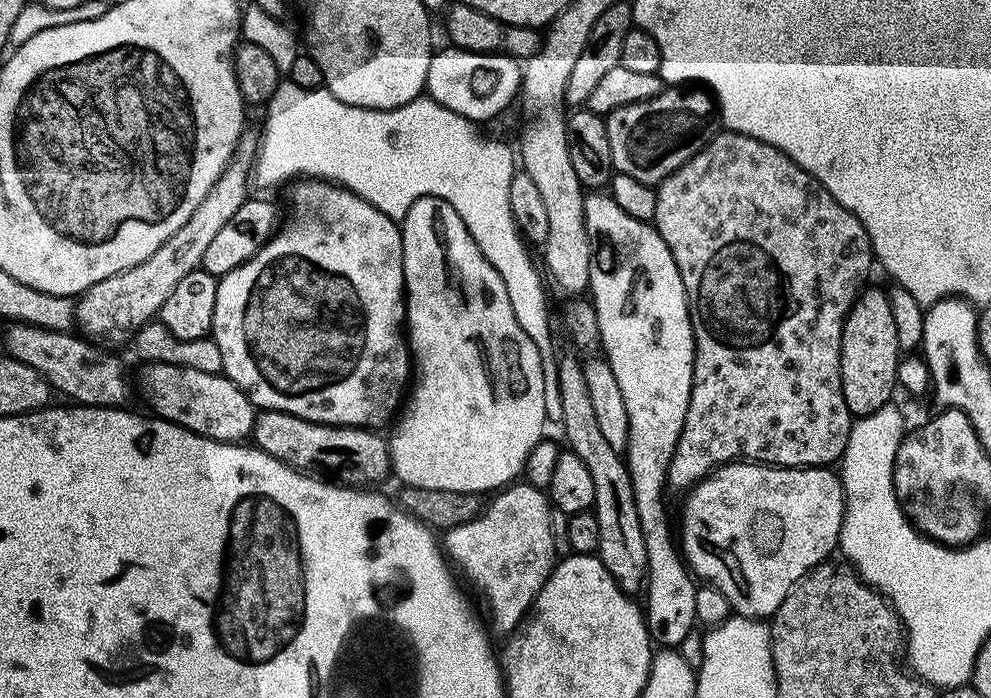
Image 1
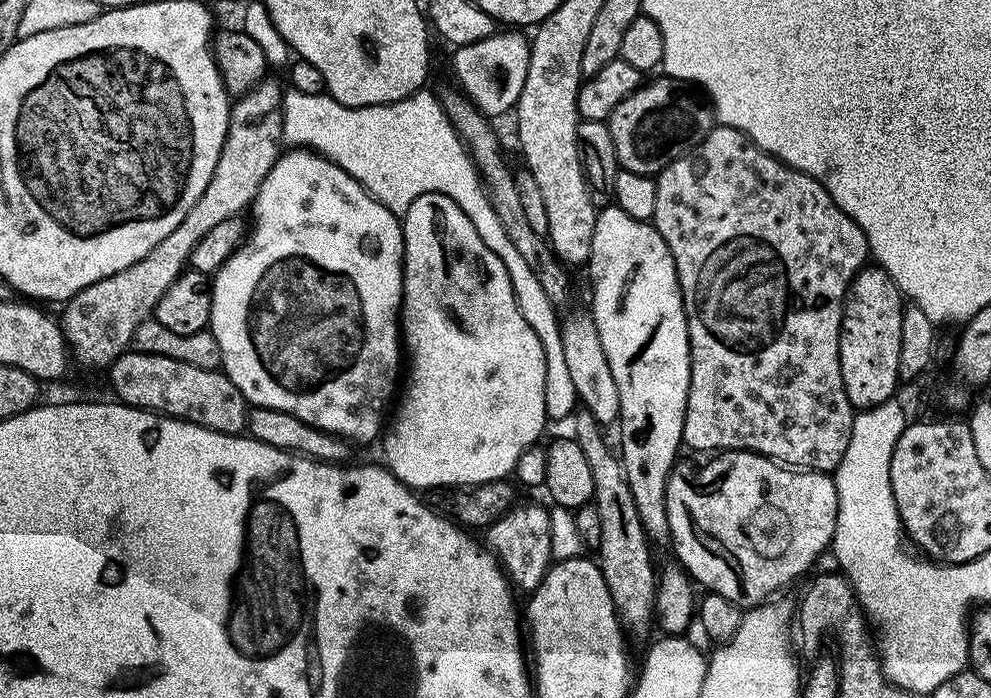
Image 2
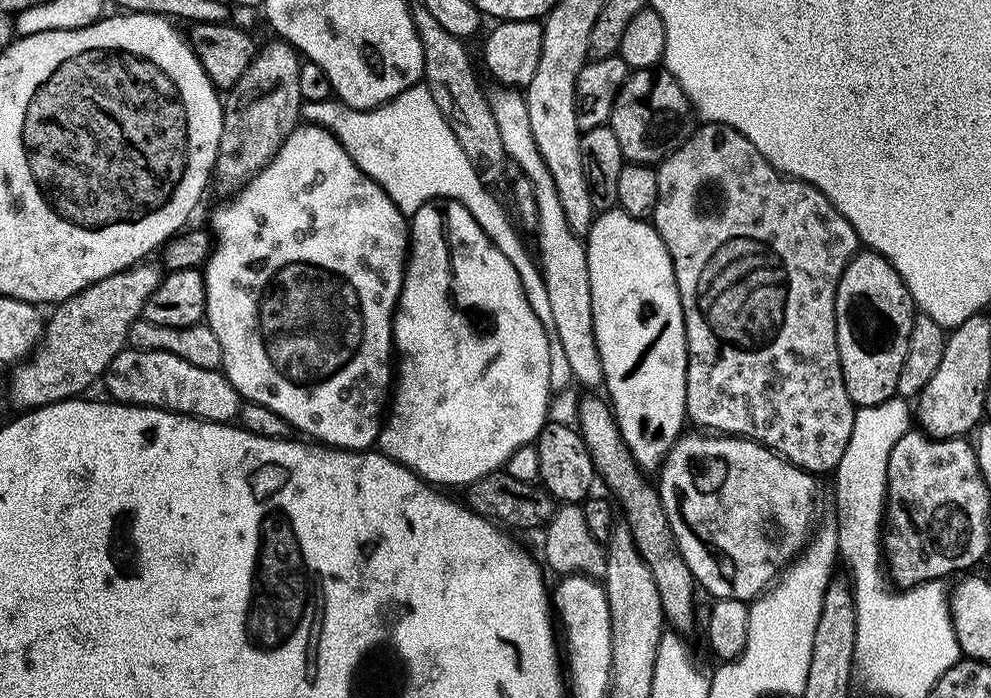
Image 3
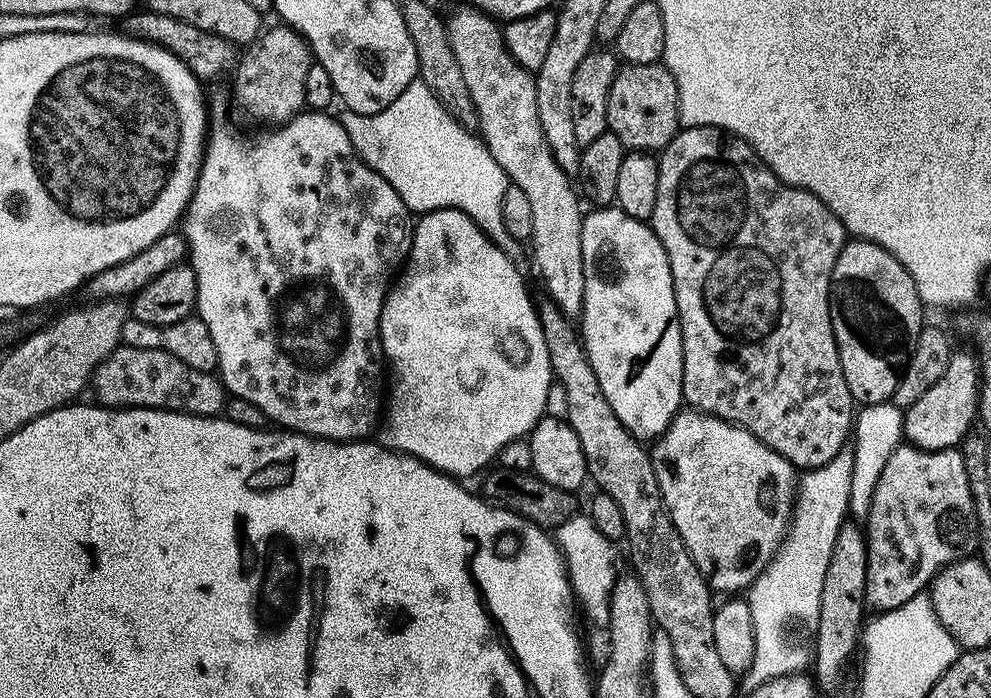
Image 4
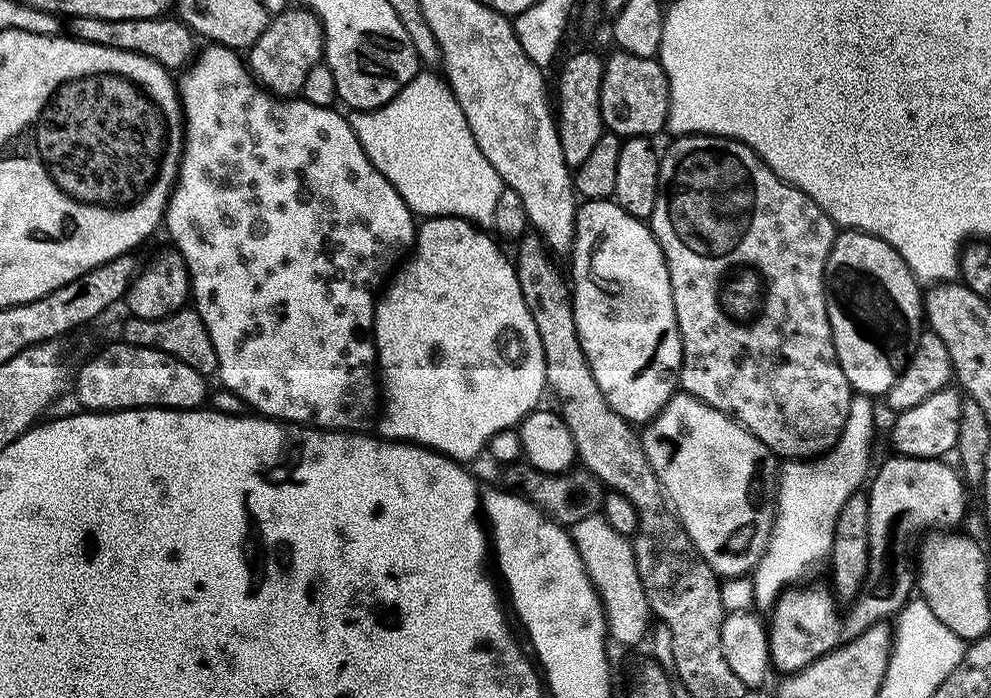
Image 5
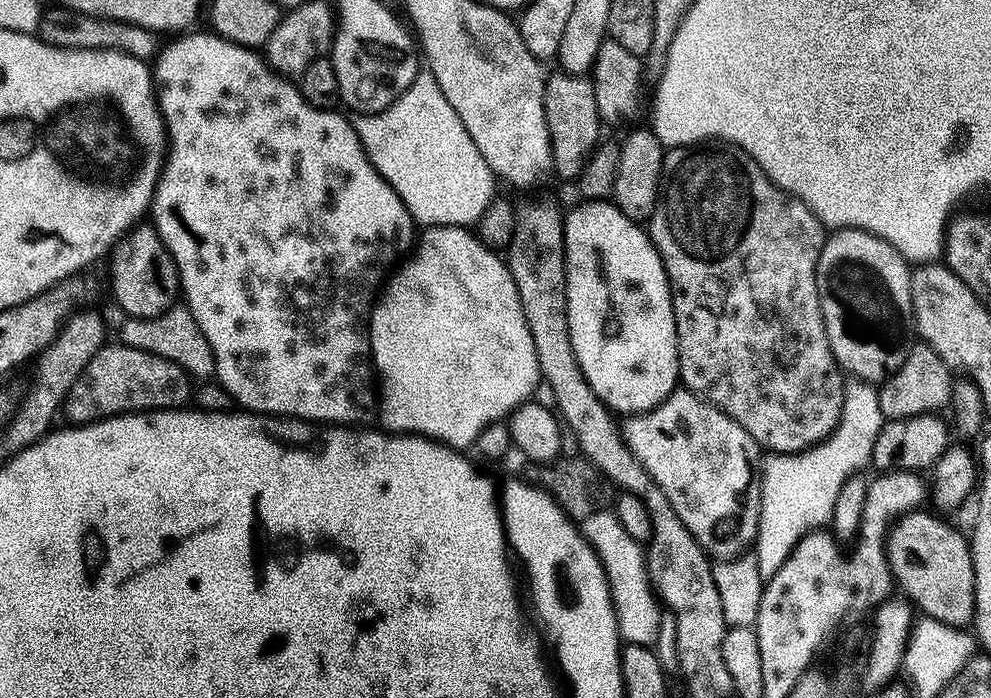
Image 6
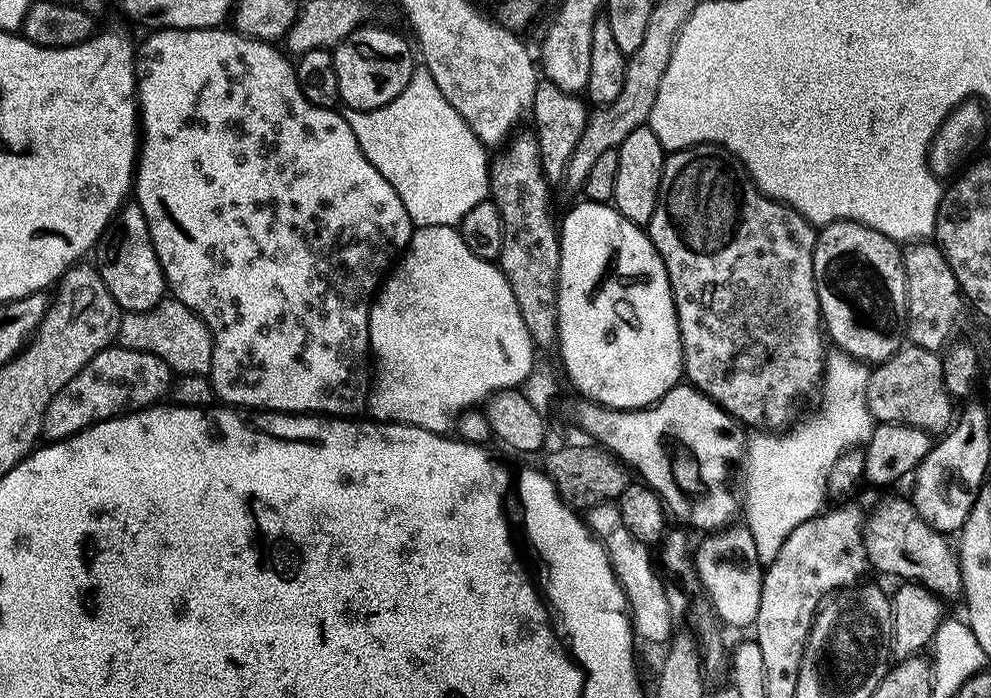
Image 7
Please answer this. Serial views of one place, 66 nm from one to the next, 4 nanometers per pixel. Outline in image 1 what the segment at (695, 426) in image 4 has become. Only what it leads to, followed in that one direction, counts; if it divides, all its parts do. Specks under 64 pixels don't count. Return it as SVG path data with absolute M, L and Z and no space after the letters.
M733 462L715 468L703 480L693 484L685 495L689 496L684 500L678 540L687 567L701 581L720 591L739 615L775 616L793 586L812 569L825 563L832 551L837 551L844 521L844 486L839 475L832 471L828 466L778 468L755 462Z

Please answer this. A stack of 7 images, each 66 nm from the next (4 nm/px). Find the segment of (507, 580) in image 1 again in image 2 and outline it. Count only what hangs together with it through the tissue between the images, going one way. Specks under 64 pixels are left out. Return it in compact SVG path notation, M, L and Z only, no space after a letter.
M517 503L505 516L499 516L486 529L486 544L500 561L509 581L524 594L531 594L540 585L553 563L550 546L549 509L540 504Z

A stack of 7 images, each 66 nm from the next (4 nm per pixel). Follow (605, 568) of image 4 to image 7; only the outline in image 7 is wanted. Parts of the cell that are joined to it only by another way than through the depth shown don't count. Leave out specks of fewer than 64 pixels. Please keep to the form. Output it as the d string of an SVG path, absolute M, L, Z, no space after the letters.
M608 501L593 505L586 514L588 527L601 539L609 554L609 560L624 588L628 598L629 613L632 617L635 635L650 641L667 643L674 632L674 623L670 618L668 586L658 576L654 556L649 545L637 539L627 526L617 503Z

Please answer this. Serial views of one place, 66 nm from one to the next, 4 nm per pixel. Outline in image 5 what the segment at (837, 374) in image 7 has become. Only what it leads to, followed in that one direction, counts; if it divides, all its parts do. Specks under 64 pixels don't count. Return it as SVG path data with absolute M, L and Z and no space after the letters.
M857 395L850 406L846 426L829 452L819 458L785 463L779 469L768 548L750 576L757 609L771 609L785 588L799 585L803 581L800 579L815 564L829 559L838 514L842 514L846 498L861 491L864 475L865 480L869 475L868 451L872 448L872 431L876 428L876 408L872 404L875 403L869 397Z

